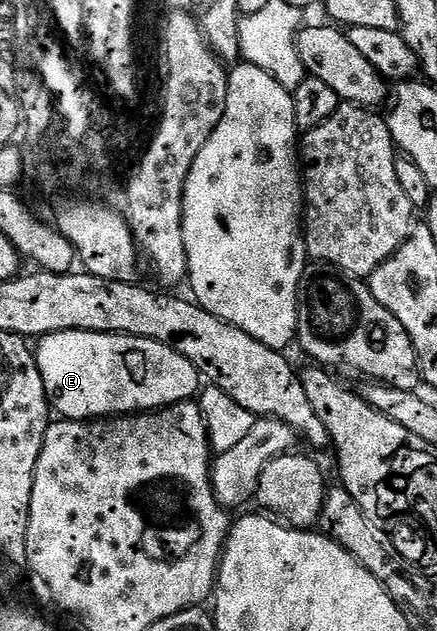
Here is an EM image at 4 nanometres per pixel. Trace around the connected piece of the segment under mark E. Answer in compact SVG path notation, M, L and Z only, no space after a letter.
M53 332L37 344L46 398L53 411L67 420L141 414L169 404L185 404L200 392L198 368L184 354L155 340L112 332Z

